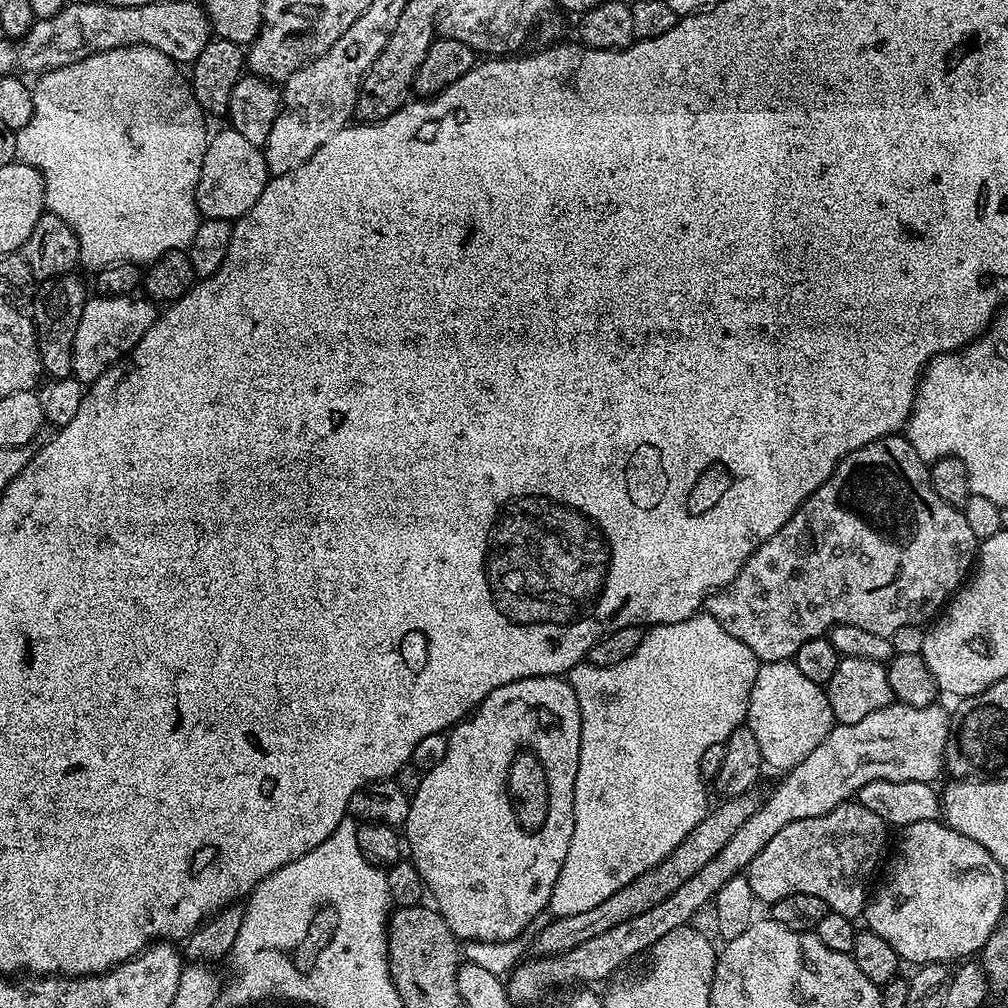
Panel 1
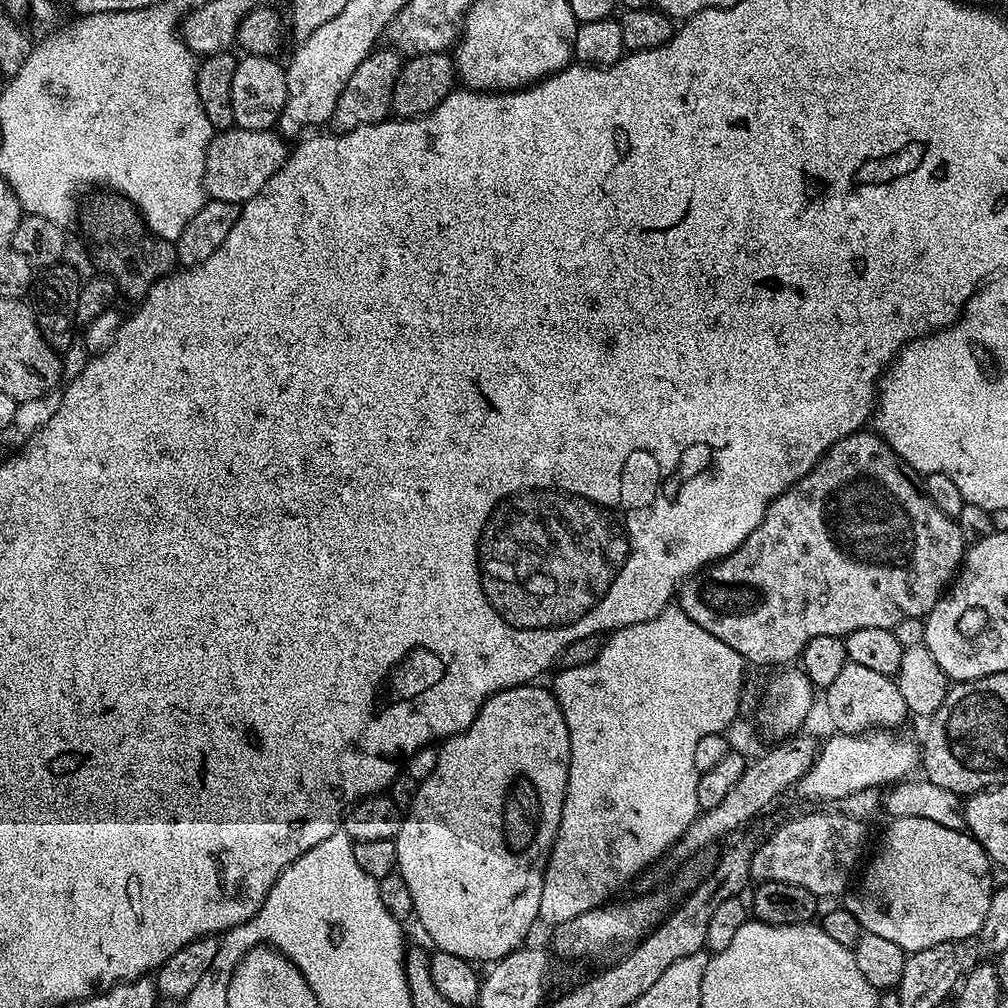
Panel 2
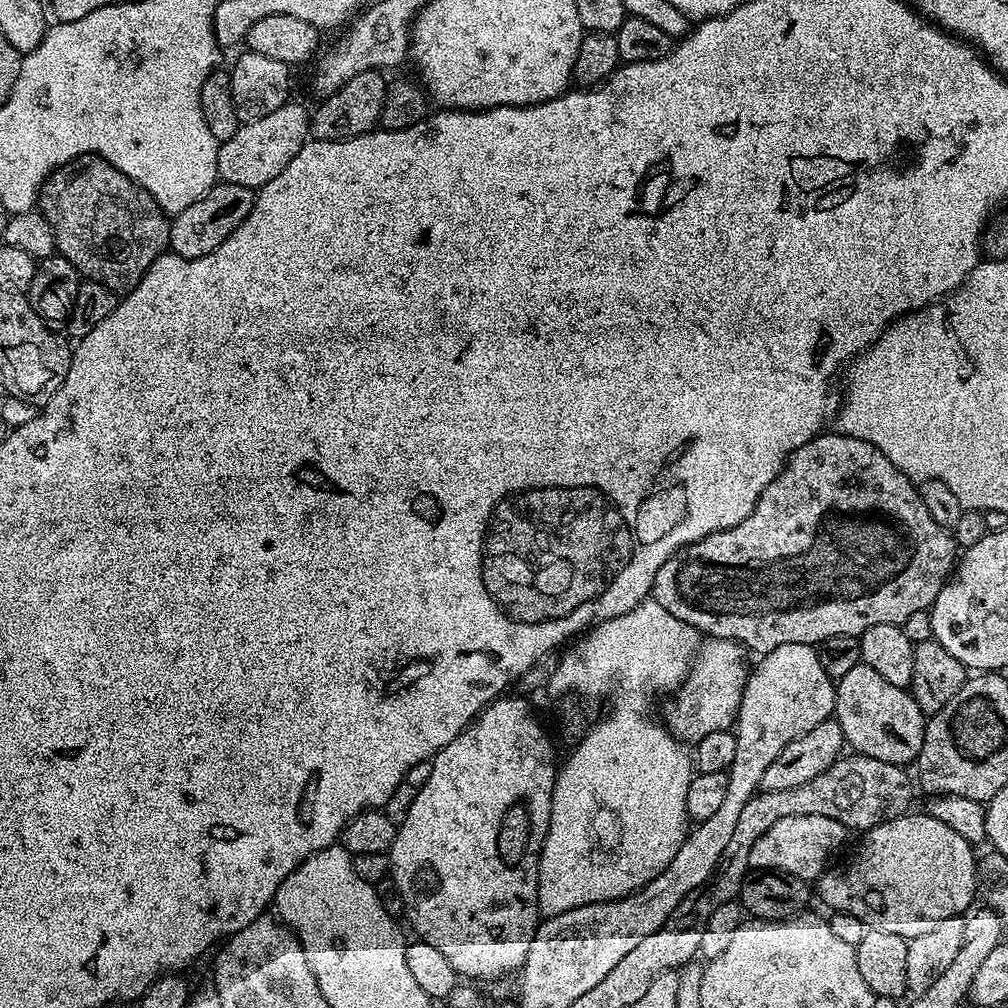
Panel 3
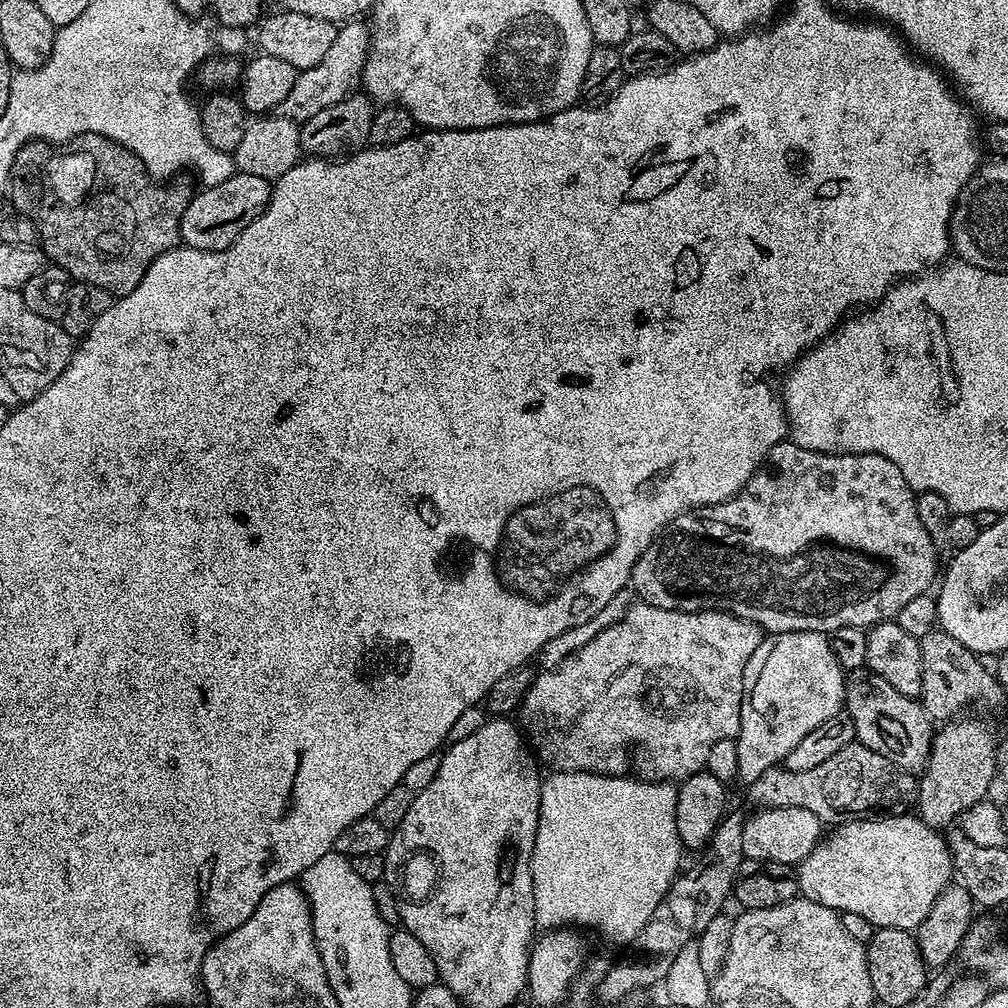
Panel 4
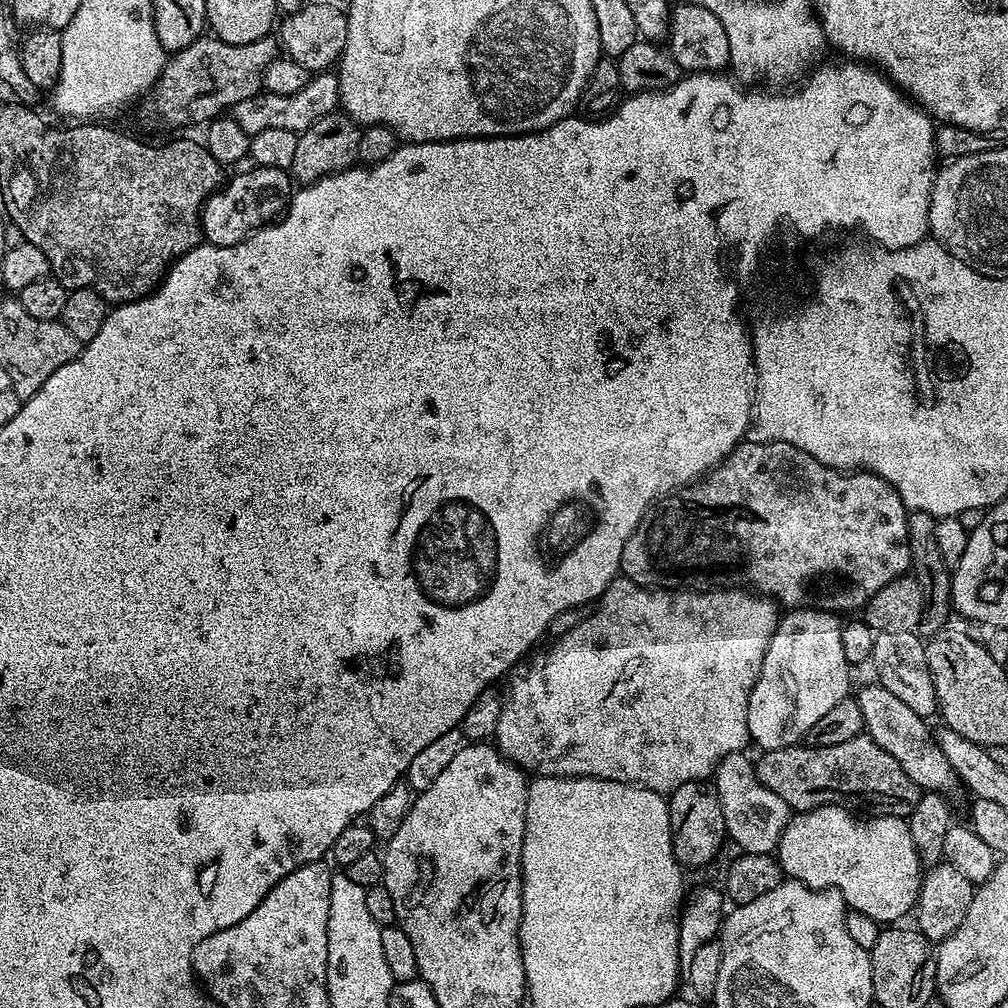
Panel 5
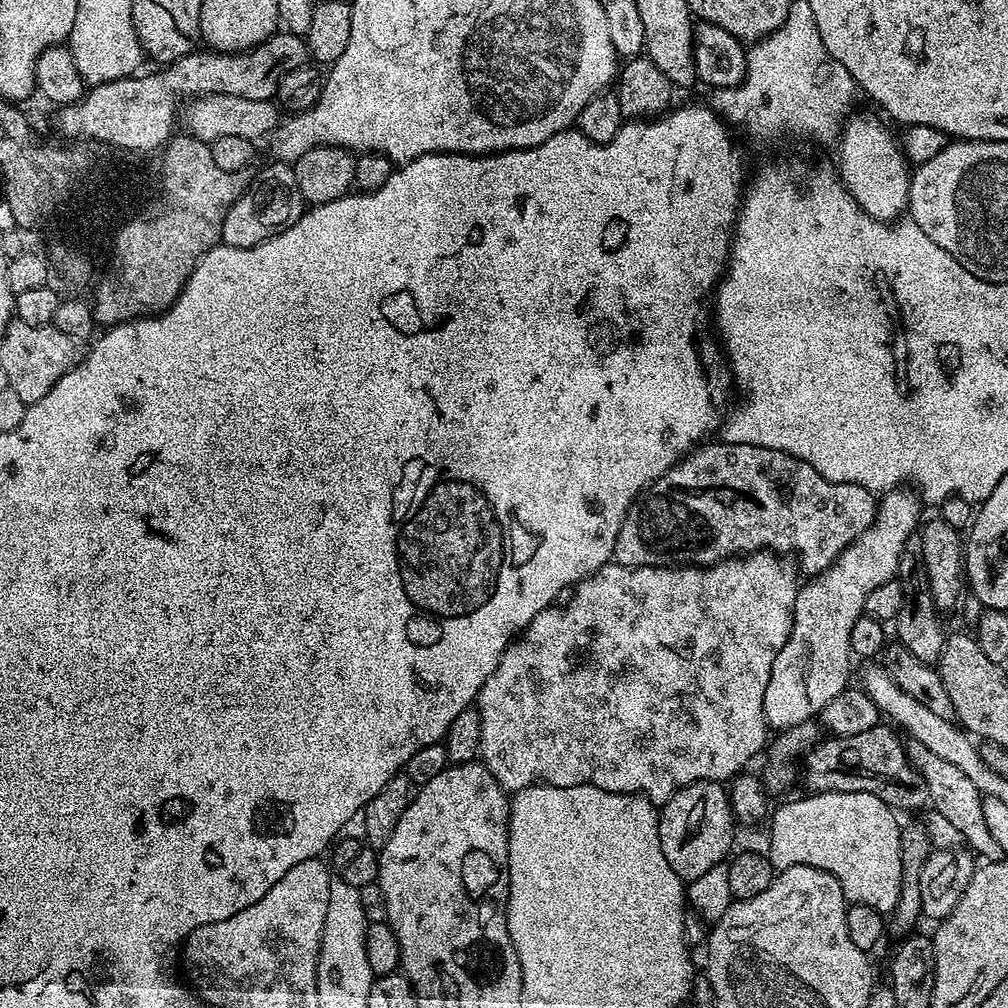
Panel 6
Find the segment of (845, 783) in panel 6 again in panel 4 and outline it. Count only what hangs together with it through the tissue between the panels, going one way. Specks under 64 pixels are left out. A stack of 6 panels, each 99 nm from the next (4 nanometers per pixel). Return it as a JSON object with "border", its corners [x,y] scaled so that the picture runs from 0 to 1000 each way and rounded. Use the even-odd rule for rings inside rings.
{"border":[[[846,736],[812,760],[793,762],[790,766],[777,760],[760,764],[760,768],[752,768],[752,772],[748,772],[748,776],[741,779],[740,786],[743,796],[751,798],[751,803],[795,801],[797,804],[804,804],[804,808],[808,808],[818,818],[828,819],[840,813],[860,813],[904,807],[911,794],[911,774],[906,767],[896,766],[894,762],[887,760],[883,752],[875,752],[875,748],[863,744],[857,738]]]}

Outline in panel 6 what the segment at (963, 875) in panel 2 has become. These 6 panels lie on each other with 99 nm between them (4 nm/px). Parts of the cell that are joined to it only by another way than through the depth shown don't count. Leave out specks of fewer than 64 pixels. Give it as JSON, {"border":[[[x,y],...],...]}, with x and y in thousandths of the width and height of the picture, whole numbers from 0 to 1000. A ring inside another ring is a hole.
{"border":[[[808,786],[798,788],[795,794],[782,794],[774,803],[767,805],[764,810],[766,819],[764,818],[763,843],[760,846],[762,854],[766,857],[767,862],[783,861],[784,859],[804,859],[816,865],[822,865],[827,871],[831,871],[831,879],[835,879],[835,887],[842,897],[854,897],[863,899],[872,905],[883,907],[891,895],[891,887],[895,883],[895,847],[893,846],[893,823],[894,814],[889,814],[890,807],[881,801],[875,792],[863,788],[862,786]]]}

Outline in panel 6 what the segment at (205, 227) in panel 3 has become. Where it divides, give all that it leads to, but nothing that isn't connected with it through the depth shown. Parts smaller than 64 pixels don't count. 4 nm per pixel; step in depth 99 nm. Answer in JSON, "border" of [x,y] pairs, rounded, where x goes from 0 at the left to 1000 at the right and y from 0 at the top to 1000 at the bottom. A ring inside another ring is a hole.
{"border":[[[269,161],[255,170],[248,185],[228,204],[218,225],[218,237],[227,246],[251,246],[284,228],[301,214],[304,203],[296,188],[294,168],[286,161]]]}

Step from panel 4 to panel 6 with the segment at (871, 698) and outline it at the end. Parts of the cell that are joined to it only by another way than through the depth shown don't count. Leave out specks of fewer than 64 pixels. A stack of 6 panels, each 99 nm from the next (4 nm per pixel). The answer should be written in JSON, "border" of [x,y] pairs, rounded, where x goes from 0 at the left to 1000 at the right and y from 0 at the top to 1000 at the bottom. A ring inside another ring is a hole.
{"border":[[[902,733],[899,745],[902,756],[909,763],[909,767],[913,769],[916,785],[921,787],[921,798],[924,805],[935,808],[935,812],[938,812],[938,815],[942,815],[942,819],[946,819],[946,823],[950,823],[953,834],[969,850],[976,849],[972,851],[980,855],[997,852],[990,835],[982,828],[982,823],[978,820],[978,812],[974,808],[976,790],[972,788],[969,780],[966,780],[966,776],[962,772],[958,772],[958,767],[950,764],[947,758],[931,752],[926,745],[915,740],[915,736]]]}

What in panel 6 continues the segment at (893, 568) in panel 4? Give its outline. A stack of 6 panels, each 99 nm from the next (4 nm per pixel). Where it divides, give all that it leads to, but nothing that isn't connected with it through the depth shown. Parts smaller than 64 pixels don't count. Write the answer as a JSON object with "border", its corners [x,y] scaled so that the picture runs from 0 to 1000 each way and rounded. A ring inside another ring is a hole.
{"border":[[[706,438],[688,444],[624,502],[609,538],[607,556],[610,559],[622,563],[705,562],[743,548],[765,545],[771,550],[785,550],[793,566],[805,573],[818,567],[840,540],[851,535],[867,518],[871,496],[861,484],[823,478],[815,474],[804,458],[796,458],[796,454],[788,454],[776,446],[743,440],[702,439]]]}

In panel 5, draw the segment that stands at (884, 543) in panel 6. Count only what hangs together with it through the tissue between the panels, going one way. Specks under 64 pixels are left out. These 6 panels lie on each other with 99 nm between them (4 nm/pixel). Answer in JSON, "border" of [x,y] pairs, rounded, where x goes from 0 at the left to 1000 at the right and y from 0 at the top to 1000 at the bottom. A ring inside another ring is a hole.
{"border":[[[787,603],[779,606],[774,612],[774,620],[770,622],[768,633],[762,638],[762,648],[756,659],[756,665],[752,669],[752,677],[748,681],[748,685],[744,687],[744,700],[742,701],[742,729],[745,737],[747,739],[751,738],[751,743],[753,743],[754,746],[763,746],[764,744],[785,742],[793,739],[795,735],[801,731],[804,720],[808,720],[808,716],[813,715],[830,696],[842,693],[841,667],[843,667],[843,661],[839,657],[839,648],[835,646],[835,615],[830,608],[815,607],[813,603]]]}

